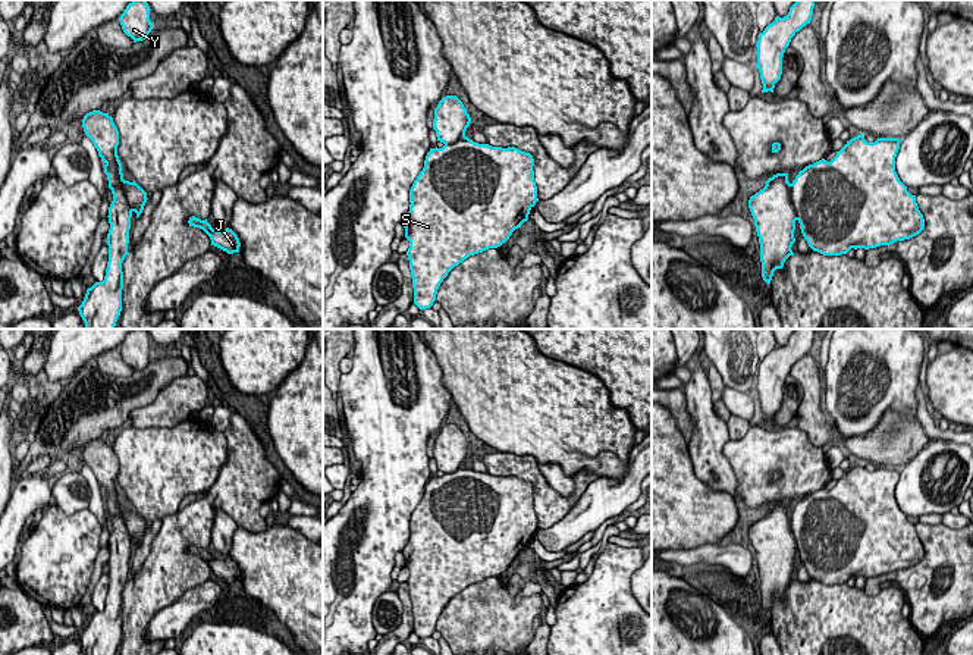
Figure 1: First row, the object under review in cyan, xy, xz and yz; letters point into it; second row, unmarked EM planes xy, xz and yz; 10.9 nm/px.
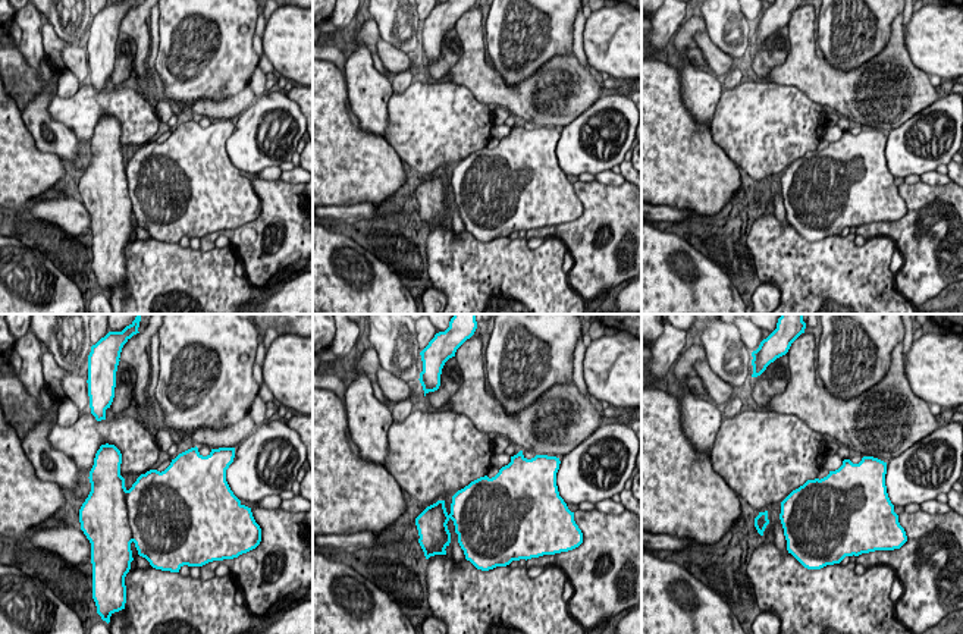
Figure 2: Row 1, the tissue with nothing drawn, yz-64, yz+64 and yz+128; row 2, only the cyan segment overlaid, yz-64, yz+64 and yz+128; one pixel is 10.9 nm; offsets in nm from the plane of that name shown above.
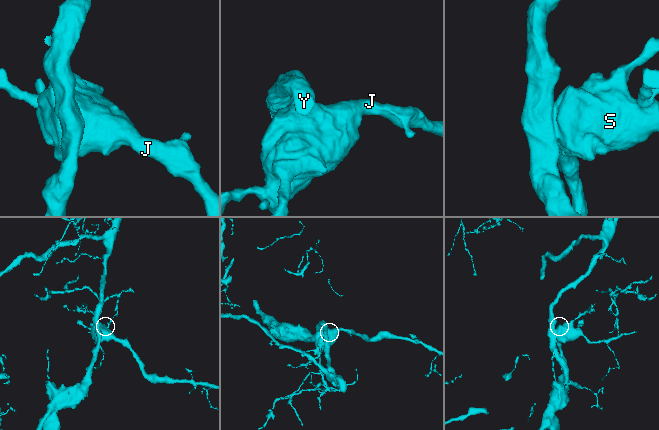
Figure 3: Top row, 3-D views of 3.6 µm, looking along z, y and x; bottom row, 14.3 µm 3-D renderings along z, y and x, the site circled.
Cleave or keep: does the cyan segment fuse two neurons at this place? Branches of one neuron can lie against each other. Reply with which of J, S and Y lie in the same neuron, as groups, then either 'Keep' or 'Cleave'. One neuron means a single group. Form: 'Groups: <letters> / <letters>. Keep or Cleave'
Groups: J S / Y. Cleave

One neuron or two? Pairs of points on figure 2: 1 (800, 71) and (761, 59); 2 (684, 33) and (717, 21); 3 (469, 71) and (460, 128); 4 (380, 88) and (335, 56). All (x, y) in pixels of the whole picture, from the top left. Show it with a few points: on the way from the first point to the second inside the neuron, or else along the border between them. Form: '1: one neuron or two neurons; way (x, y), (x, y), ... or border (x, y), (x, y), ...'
1: two neurons; border (787, 31), (789, 55), (765, 78)
2: two neurons; border (699, 15), (706, 30)
3: two neurons; border (451, 81), (464, 85), (477, 100), (488, 104)
4: two neurons; border (344, 46), (345, 72)

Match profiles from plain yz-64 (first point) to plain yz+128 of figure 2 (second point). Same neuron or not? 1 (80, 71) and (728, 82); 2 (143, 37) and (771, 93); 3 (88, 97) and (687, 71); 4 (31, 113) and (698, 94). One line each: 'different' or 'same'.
1: different
2: different
3: different
4: same

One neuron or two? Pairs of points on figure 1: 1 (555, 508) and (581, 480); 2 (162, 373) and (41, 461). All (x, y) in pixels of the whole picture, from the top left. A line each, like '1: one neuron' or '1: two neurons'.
1: one neuron
2: two neurons

